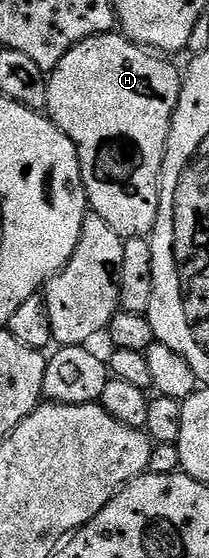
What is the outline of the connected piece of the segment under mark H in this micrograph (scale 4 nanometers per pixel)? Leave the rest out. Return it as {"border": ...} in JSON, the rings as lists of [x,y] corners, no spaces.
{"border":[[[113,32],[82,40],[48,74],[47,117],[76,146],[91,213],[102,216],[122,239],[148,238],[158,216],[160,173],[182,81],[181,71],[172,62]]]}

